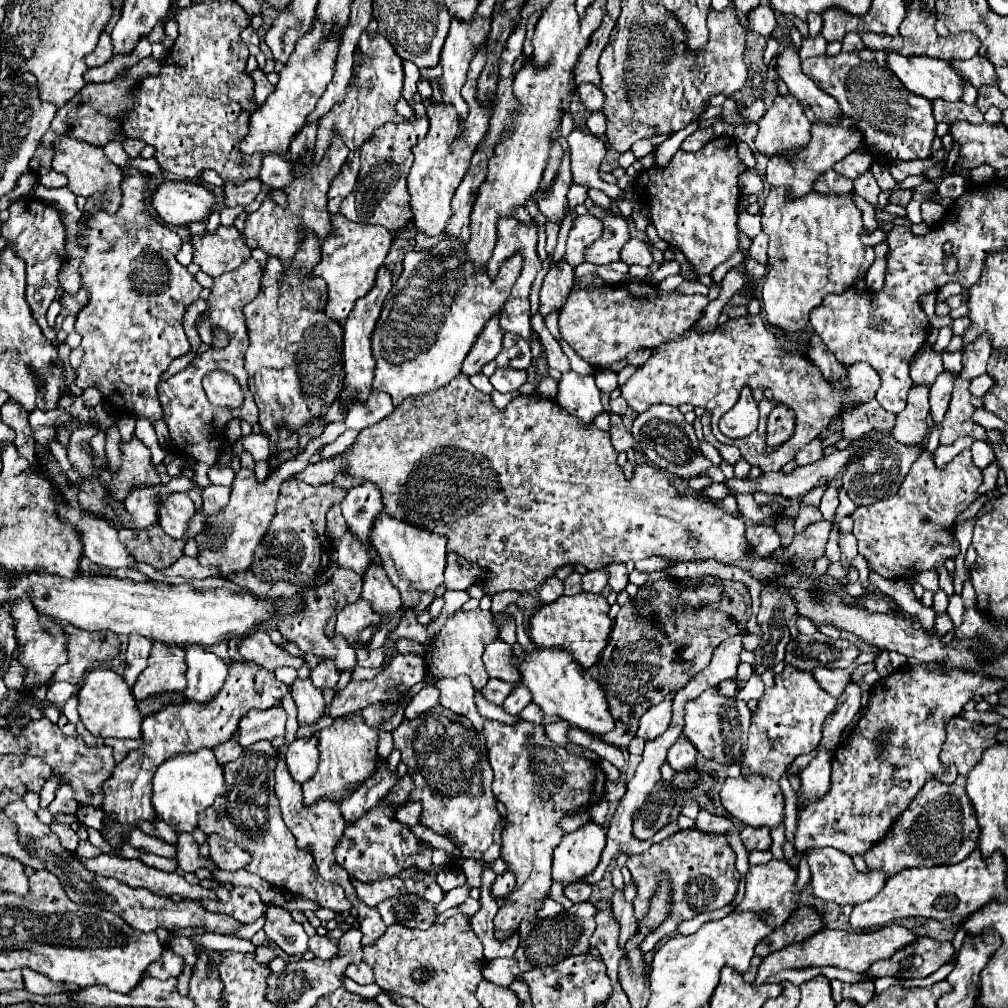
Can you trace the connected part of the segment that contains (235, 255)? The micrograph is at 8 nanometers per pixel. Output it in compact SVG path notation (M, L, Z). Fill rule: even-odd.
M219 226L215 234L191 236L189 242L193 246L193 262L211 278L237 268L245 256L251 256L245 238L235 226Z

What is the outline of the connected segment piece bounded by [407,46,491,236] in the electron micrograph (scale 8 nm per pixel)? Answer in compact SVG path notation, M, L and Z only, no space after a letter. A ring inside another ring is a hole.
M481 46L477 50L477 56L471 60L469 66L469 78L463 86L463 100L469 106L469 114L463 122L463 128L459 132L461 120L455 112L455 108L451 104L429 104L427 106L427 118L429 118L429 132L427 136L417 142L413 146L413 156L415 156L415 164L409 172L409 194L411 194L411 212L413 212L413 222L415 228L419 232L425 232L427 236L433 234L441 234L447 226L447 220L451 218L451 198L453 192L457 190L457 186L461 184L461 178L465 176L465 172L469 170L469 160L477 148L477 142L483 140L483 132L489 128L489 116L491 110L489 106L481 106L481 102L477 100L477 78L485 66L485 58L487 58L487 50L485 46ZM457 140L457 148L453 150L453 144Z

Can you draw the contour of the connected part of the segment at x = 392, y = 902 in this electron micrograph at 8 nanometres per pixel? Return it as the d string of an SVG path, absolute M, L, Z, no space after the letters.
M403 894L403 896L387 898L377 906L377 910L387 926L401 922L407 928L427 930L437 920L435 906L431 902L425 902L417 894Z

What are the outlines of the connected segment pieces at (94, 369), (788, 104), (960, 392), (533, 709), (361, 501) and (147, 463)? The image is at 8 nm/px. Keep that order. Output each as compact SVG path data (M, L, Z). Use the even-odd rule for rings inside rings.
M131 168L121 184L121 208L113 216L97 212L93 200L87 200L91 218L83 216L81 220L79 240L85 256L79 270L83 288L89 290L89 302L81 308L75 322L85 350L75 382L81 388L97 386L117 410L159 420L163 412L155 382L175 358L192 351L181 322L185 306L197 300L201 286L175 260L181 238L155 222L147 212L143 204L145 186L145 174Z
M777 94L773 106L759 120L759 132L755 136L755 146L765 156L777 152L797 152L809 144L811 122L803 114L799 100L793 94Z
M957 376L953 380L953 392L951 392L951 400L949 400L949 410L945 414L945 420L941 424L941 436L939 442L941 444L953 444L959 436L971 436L973 440L987 440L985 432L979 424L975 424L971 420L973 414L973 406L969 404L969 382L963 380L961 376Z
M529 704L521 714L519 714L523 720L531 722L531 724L537 724L537 726L545 726L545 724L553 724L553 722L559 722L557 716L545 716L541 712L541 708L537 708L537 704Z
M363 482L361 486L351 488L339 506L345 522L349 524L349 528L353 528L353 534L369 544L369 528L383 510L381 492L377 484Z
M133 436L129 442L121 442L119 450L121 450L121 466L117 472L113 472L109 486L113 498L123 500L129 494L129 488L135 486L159 484L159 474L151 466L151 452L141 440Z

